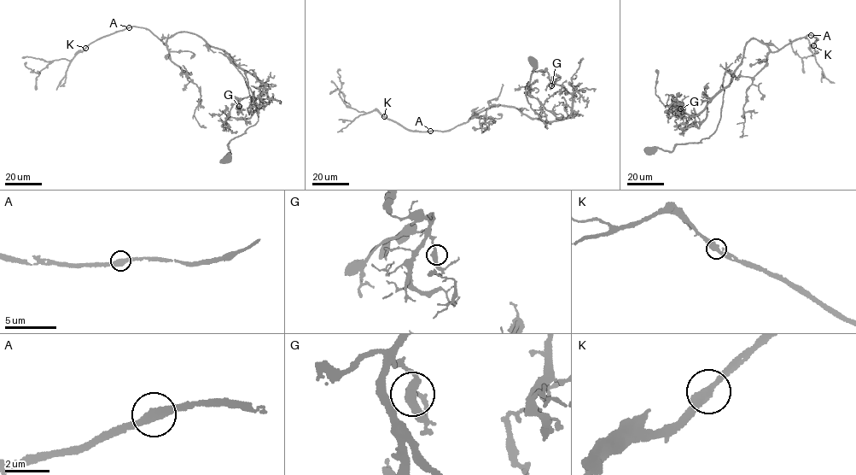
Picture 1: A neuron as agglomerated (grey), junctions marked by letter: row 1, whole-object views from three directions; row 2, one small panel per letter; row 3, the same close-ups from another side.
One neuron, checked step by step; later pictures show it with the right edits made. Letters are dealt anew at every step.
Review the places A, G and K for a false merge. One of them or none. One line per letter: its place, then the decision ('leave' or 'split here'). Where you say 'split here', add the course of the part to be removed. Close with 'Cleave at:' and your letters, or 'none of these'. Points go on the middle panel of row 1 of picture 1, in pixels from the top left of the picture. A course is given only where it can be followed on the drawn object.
A: (430, 131) | leave
G: (551, 85) | leave
K: (384, 116) | leave
Cleave at: none of these

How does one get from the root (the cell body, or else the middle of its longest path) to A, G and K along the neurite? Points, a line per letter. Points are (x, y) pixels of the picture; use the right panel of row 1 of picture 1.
A: (649, 150), (671, 151), (714, 132), (725, 63), (736, 70), (749, 40), (772, 52), (811, 35)
G: (649, 150), (671, 151), (714, 132), (726, 63), (730, 83), (706, 108), (693, 115), (679, 102), (680, 108)
K: (649, 150), (714, 132), (725, 63), (736, 70), (752, 38), (772, 52), (810, 34), (813, 45)

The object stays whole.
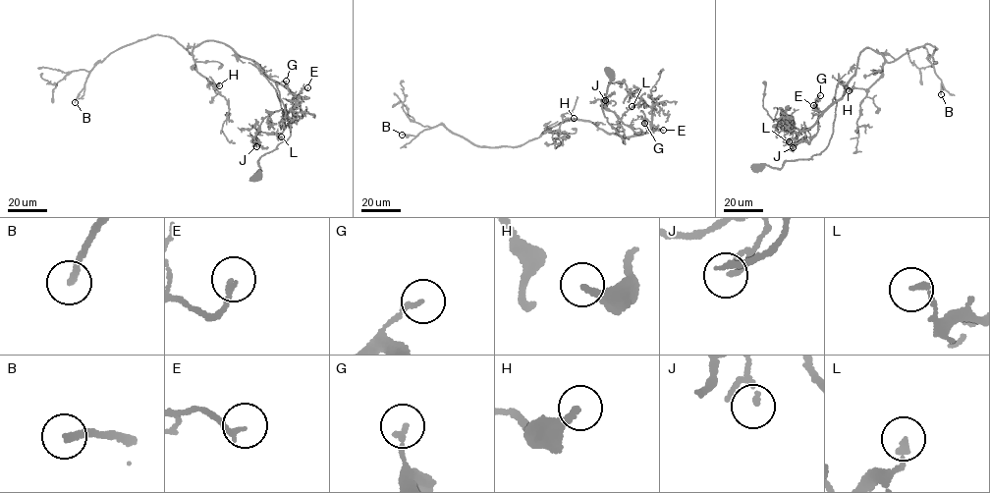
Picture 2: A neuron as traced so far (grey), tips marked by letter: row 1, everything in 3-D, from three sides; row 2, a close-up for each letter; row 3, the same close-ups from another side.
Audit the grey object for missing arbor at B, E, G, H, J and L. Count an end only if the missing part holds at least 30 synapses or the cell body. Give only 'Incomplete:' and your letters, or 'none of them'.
Incomplete: B

